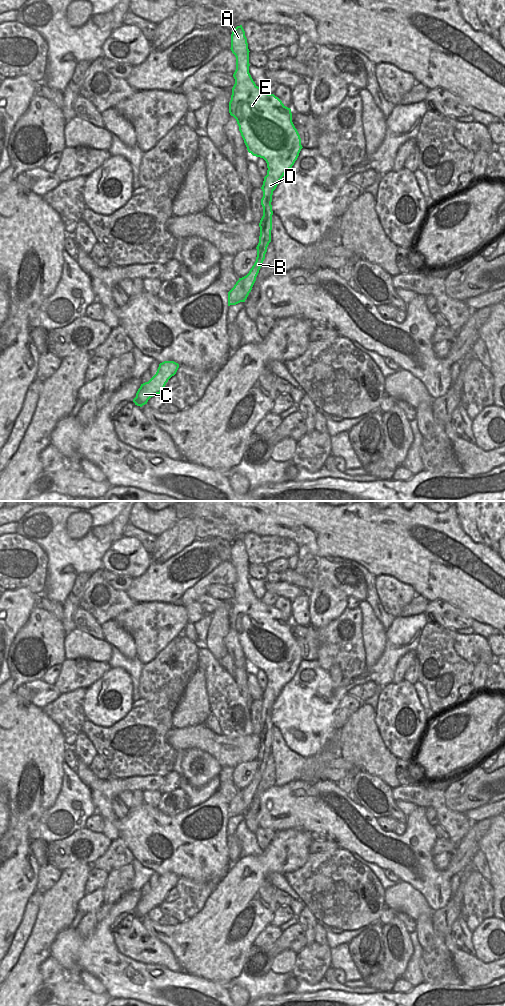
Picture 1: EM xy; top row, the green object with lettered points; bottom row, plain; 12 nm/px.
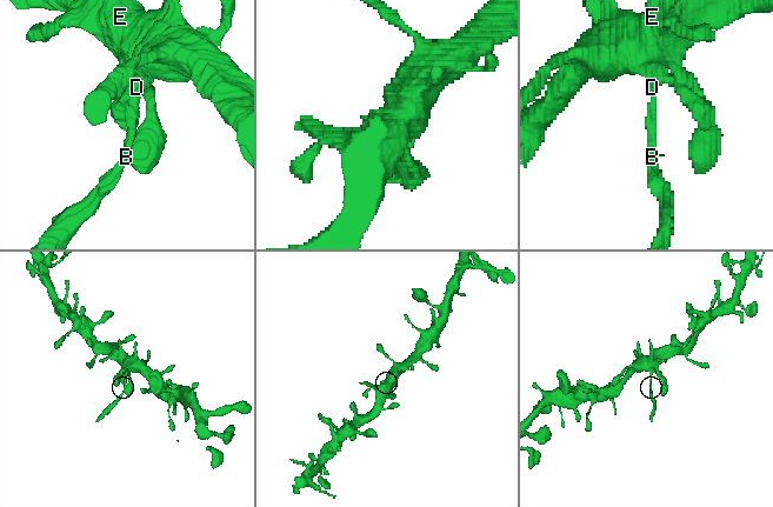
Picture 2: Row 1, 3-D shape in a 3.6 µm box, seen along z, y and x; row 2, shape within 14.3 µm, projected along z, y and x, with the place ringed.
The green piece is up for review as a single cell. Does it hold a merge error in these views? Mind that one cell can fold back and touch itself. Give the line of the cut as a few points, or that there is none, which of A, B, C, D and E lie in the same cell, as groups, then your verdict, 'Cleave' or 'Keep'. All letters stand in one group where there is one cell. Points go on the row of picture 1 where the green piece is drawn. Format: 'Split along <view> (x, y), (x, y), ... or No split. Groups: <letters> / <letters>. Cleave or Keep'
Split along xy (271, 196), (266, 200), (263, 213). Groups: A D E / B C. Cleave.

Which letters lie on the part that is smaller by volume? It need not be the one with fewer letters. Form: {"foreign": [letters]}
{"foreign": ["B", "C"]}

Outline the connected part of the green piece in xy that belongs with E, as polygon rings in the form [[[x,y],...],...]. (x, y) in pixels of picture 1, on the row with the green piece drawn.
[[[242,25],[233,29],[231,51],[236,57],[236,70],[233,74],[235,84],[229,102],[229,113],[239,126],[239,131],[249,153],[263,158],[267,163],[267,175],[264,177],[261,205],[263,213],[267,198],[272,197],[280,180],[297,160],[301,149],[300,135],[292,122],[291,109],[286,107],[274,94],[268,94],[258,87],[249,73],[249,49]]]

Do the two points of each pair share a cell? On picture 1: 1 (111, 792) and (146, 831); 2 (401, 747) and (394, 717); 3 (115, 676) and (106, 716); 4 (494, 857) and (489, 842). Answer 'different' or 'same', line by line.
1: different
2: same
3: same
4: same

